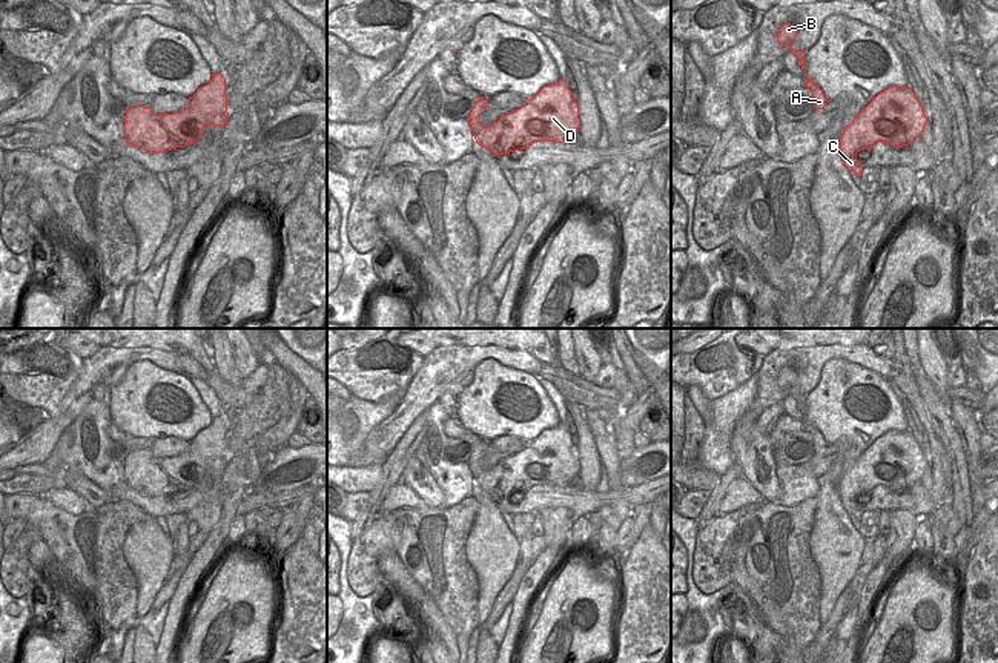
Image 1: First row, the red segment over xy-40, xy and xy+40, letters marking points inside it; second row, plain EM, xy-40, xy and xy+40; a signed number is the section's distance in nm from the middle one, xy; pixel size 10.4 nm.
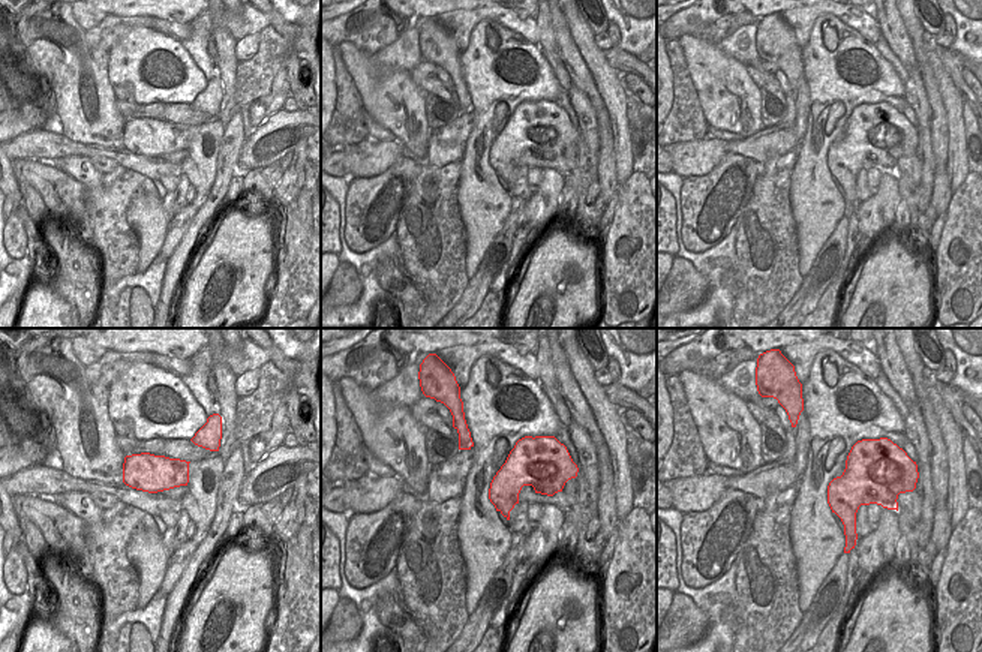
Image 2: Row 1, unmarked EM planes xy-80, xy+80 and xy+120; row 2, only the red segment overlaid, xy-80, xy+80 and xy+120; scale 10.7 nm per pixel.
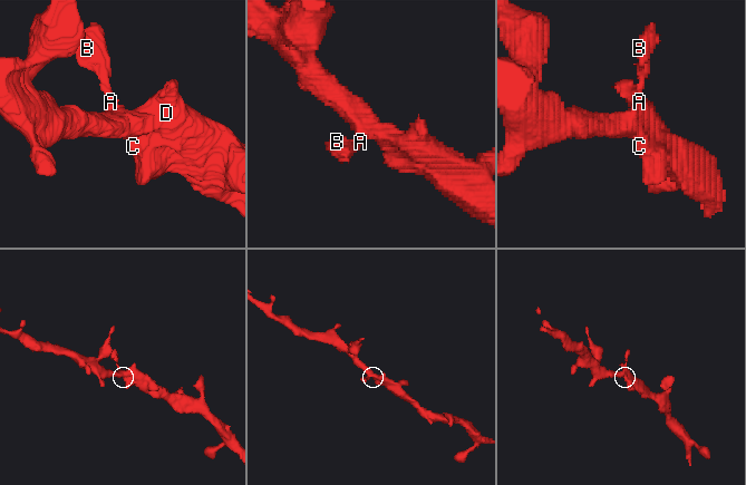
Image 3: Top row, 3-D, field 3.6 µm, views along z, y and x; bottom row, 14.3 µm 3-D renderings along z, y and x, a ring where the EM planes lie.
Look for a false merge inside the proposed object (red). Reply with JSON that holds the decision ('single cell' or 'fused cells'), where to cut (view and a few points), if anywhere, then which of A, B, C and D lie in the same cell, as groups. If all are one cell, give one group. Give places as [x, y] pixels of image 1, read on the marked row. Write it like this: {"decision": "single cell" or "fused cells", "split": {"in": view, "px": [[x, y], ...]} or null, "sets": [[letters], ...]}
{"decision": "single cell", "split": null, "sets": [["A", "B", "C", "D"]]}

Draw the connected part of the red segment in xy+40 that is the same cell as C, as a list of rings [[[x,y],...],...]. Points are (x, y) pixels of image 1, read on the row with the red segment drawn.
[[[891,86],[874,97],[844,127],[840,138],[841,161],[849,172],[860,176],[863,172],[857,160],[860,150],[871,152],[875,143],[907,146],[921,135],[926,124],[924,109],[912,89]]]

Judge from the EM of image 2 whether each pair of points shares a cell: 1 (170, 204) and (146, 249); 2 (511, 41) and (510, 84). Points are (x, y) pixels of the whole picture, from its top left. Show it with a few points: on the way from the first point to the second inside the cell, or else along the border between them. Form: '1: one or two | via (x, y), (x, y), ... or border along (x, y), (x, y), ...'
1: two | border along (161, 200), (161, 207), (168, 221)
2: one | via (529, 53), (537, 78), (528, 84)

